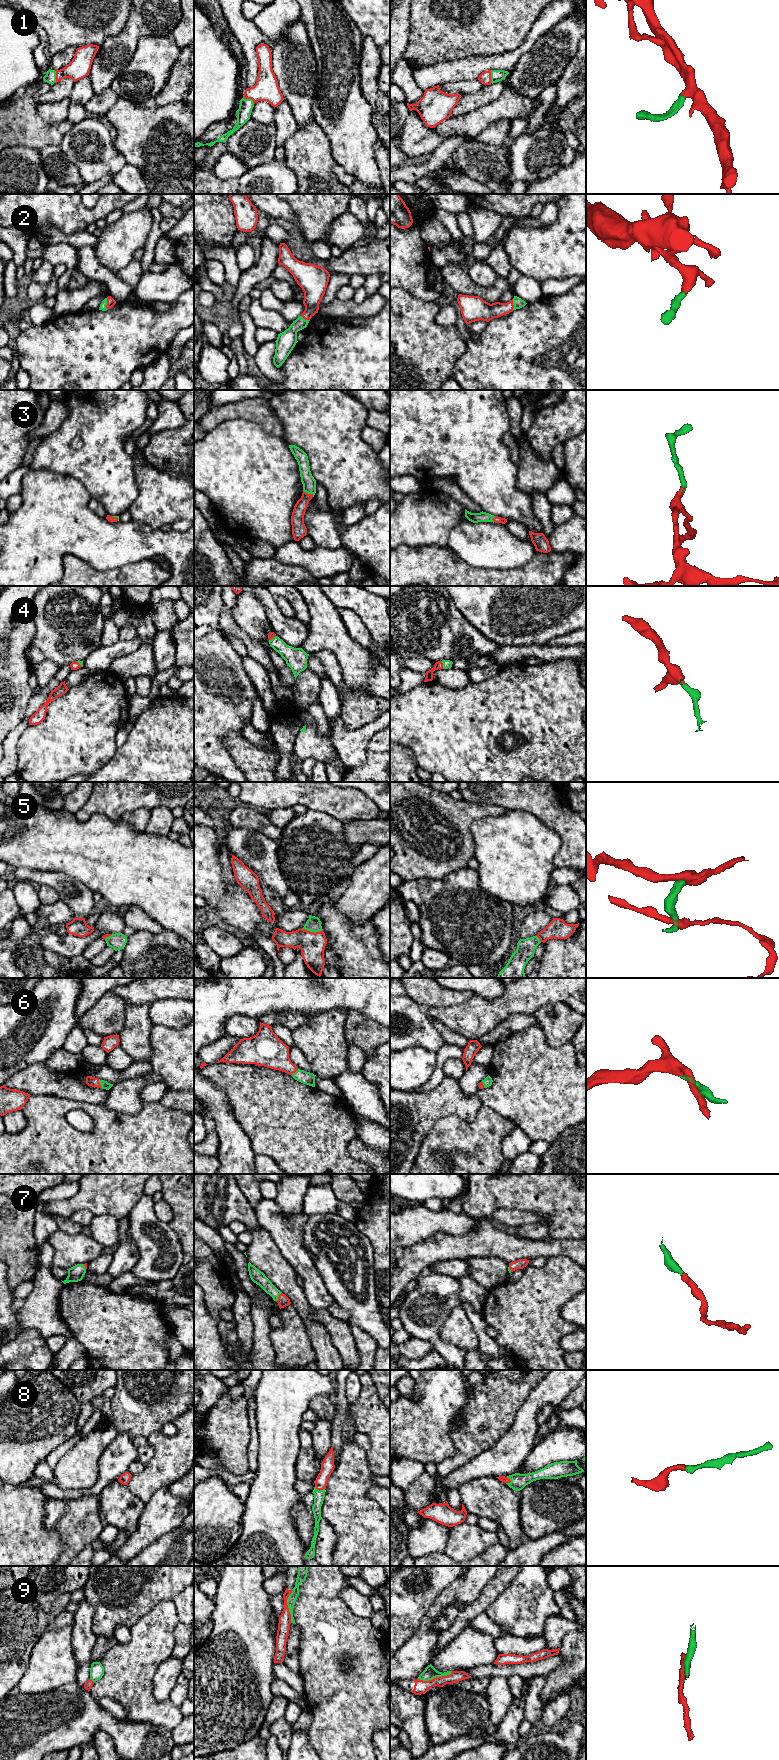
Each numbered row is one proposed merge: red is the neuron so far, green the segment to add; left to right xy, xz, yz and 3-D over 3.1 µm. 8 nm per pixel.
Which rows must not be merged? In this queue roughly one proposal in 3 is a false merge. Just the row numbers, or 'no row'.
9

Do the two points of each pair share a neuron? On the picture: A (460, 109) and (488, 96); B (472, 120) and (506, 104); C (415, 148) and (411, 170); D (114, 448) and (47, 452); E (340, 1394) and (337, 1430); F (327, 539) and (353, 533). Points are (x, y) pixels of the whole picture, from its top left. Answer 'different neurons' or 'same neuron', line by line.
A: same neuron
B: same neuron
C: different neurons
D: same neuron
E: same neuron
F: different neurons

